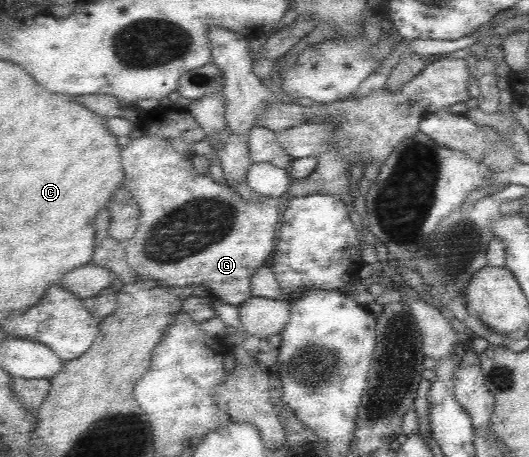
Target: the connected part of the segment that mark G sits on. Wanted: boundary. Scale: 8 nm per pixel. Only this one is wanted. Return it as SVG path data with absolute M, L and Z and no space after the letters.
M142 136L138 139L131 140L121 149L121 162L125 173L125 180L123 185L129 190L129 193L134 197L139 206L138 227L135 234L124 241L125 256L130 267L137 275L142 277L149 277L154 281L159 281L168 287L179 291L186 286L205 285L210 289L210 296L218 299L228 305L239 306L242 305L249 297L252 297L251 292L251 277L253 273L264 265L264 260L272 255L275 250L276 238L278 236L279 226L281 222L281 210L278 207L269 206L264 201L260 203L251 203L244 200L239 194L236 194L230 186L222 182L214 182L211 177L205 174L199 174L192 164L192 156L187 153L182 153L174 150L168 140L162 137L146 137Z

